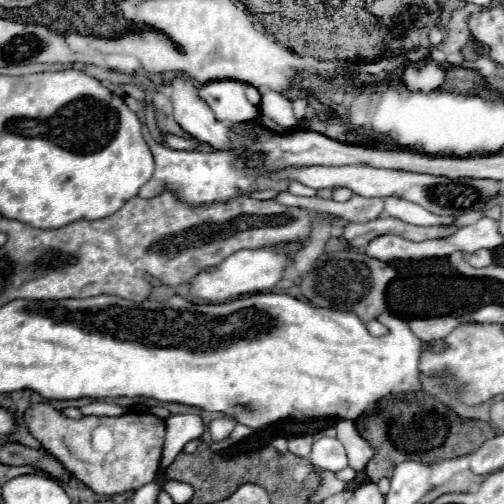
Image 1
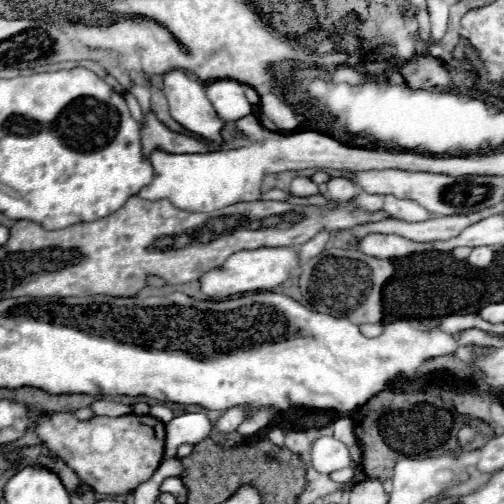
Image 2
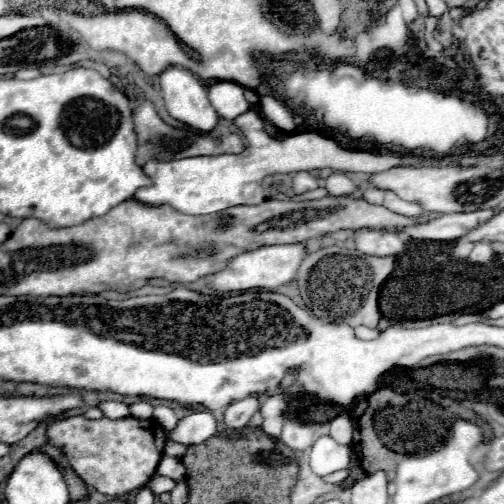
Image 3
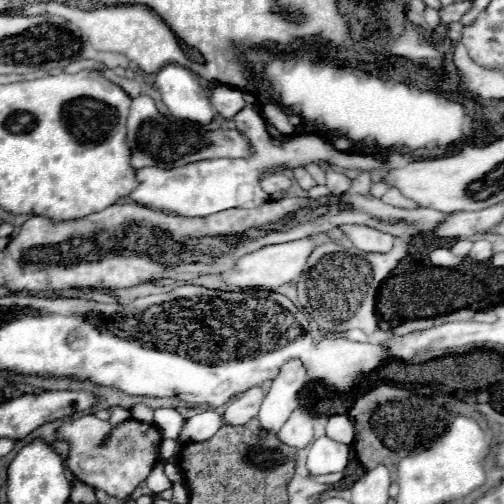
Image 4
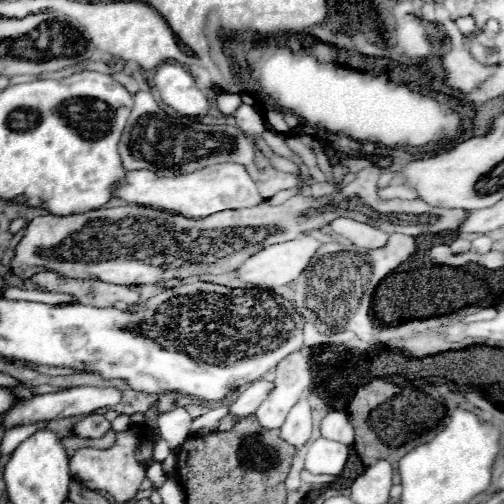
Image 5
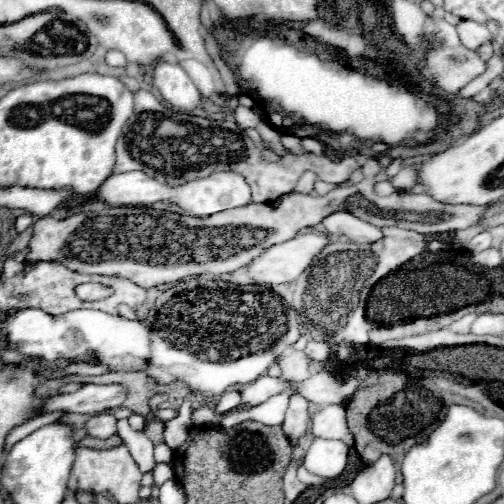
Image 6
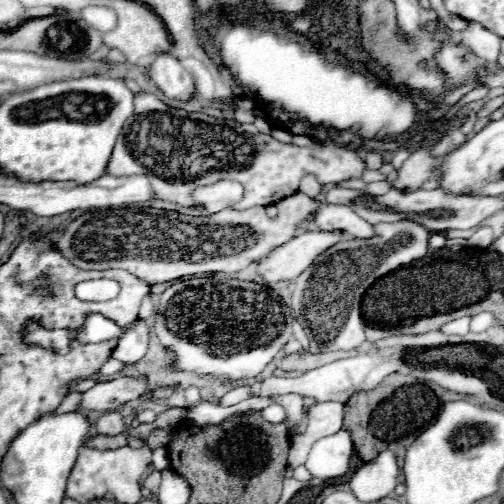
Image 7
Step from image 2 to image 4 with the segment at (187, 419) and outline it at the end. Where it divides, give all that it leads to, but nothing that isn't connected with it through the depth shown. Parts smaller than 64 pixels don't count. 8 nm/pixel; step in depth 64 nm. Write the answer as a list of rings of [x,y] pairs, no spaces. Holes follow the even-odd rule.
[[[204,410],[186,420],[182,430],[182,442],[204,442],[212,438],[222,426],[222,416],[216,410]]]

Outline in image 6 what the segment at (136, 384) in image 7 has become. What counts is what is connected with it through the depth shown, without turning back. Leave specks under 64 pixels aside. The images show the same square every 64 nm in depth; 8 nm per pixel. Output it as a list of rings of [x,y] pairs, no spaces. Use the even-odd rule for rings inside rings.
[[[86,384],[74,394],[52,396],[44,404],[44,412],[48,414],[54,410],[66,410],[66,412],[82,412],[82,414],[100,414],[120,408],[126,396],[128,392],[122,384],[108,384],[108,386]]]

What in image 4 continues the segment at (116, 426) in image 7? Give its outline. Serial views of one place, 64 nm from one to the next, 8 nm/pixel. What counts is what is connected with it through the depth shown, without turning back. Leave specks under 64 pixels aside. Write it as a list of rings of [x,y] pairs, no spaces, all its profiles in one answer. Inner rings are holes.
[[[86,414],[82,418],[64,422],[58,430],[58,438],[70,442],[70,454],[66,464],[72,470],[74,478],[92,486],[94,490],[104,490],[118,500],[130,498],[138,484],[146,480],[158,458],[160,446],[160,432],[154,424],[144,424],[130,418],[118,428],[112,428],[110,422],[104,422],[94,414]],[[108,434],[110,440],[106,444],[104,436]]]

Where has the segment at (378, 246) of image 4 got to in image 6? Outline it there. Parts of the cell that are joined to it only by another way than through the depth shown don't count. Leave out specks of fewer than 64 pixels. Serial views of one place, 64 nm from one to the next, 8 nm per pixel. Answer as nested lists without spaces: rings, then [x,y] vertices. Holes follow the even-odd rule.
[[[338,210],[338,212],[328,214],[322,220],[322,226],[326,228],[328,234],[332,234],[332,236],[346,236],[348,240],[358,242],[358,244],[376,242],[382,236],[380,228],[356,218],[354,214],[346,212],[346,210]]]

